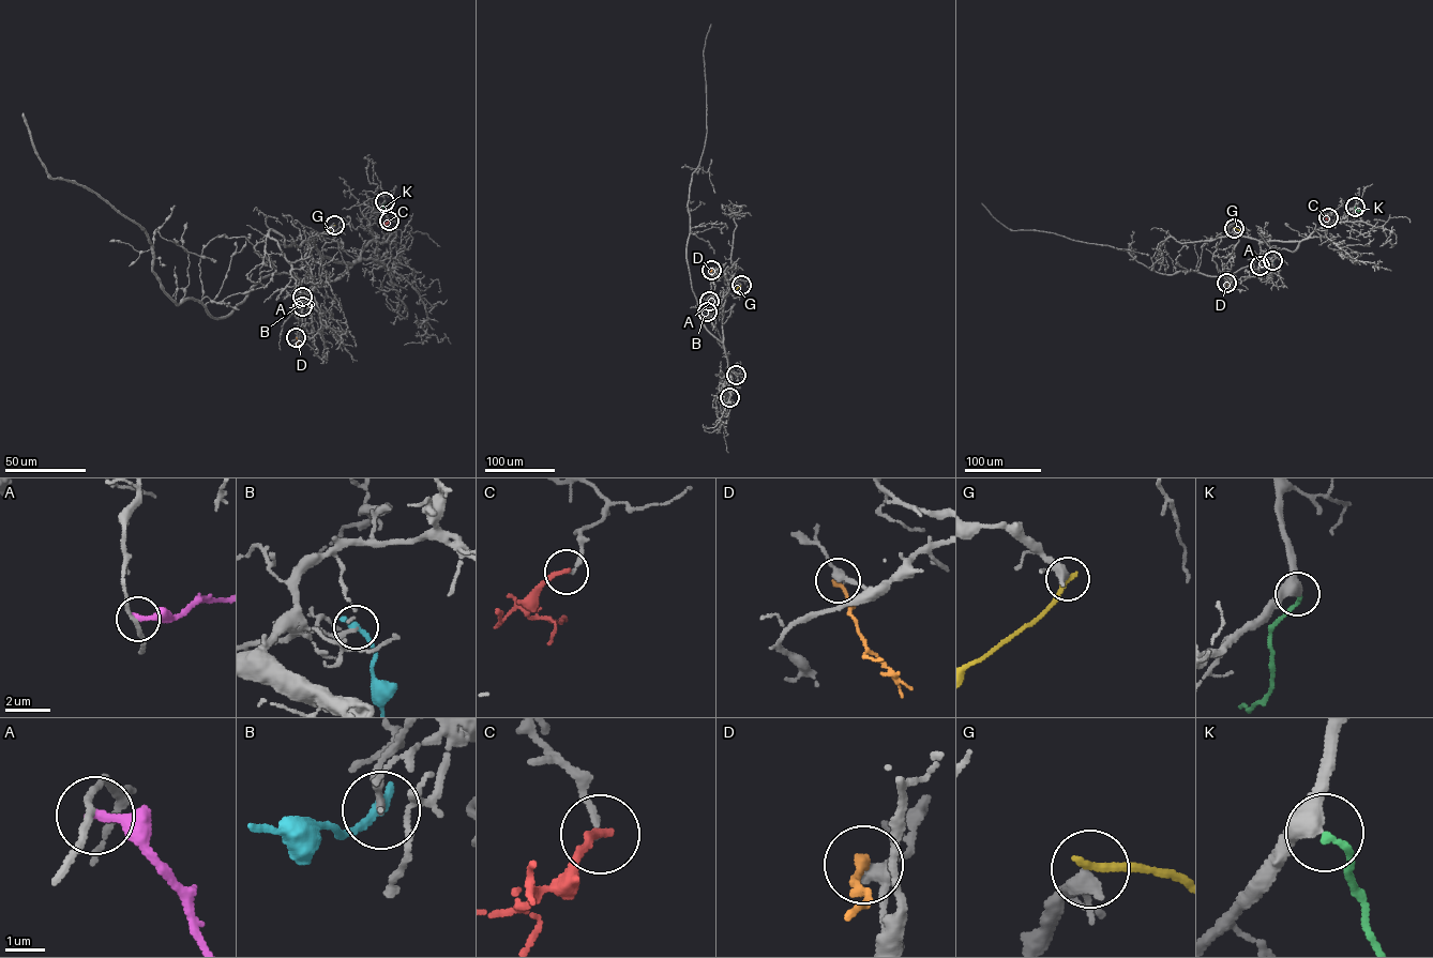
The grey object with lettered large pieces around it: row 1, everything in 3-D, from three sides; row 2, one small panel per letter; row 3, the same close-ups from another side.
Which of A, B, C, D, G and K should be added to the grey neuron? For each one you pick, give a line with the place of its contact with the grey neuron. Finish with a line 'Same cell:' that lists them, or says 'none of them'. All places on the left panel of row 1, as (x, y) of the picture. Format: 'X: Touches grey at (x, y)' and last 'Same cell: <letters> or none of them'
C: Touches grey at (389, 221)
K: Touches grey at (385, 201)
Same cell: C, K

